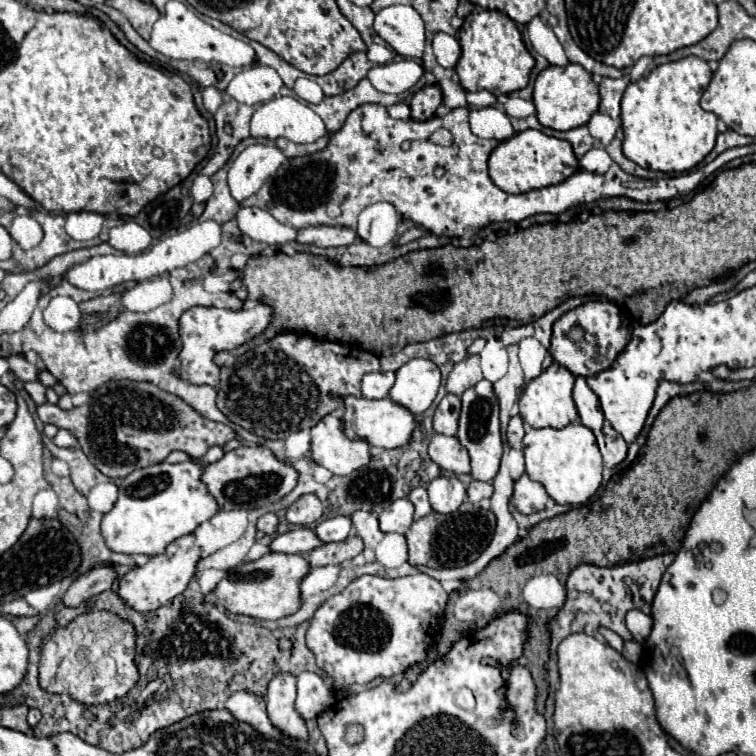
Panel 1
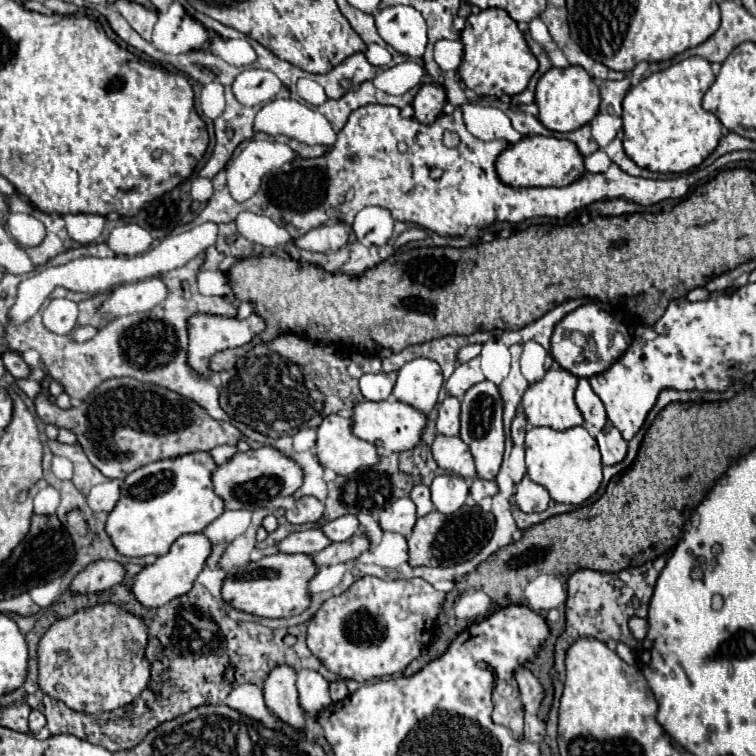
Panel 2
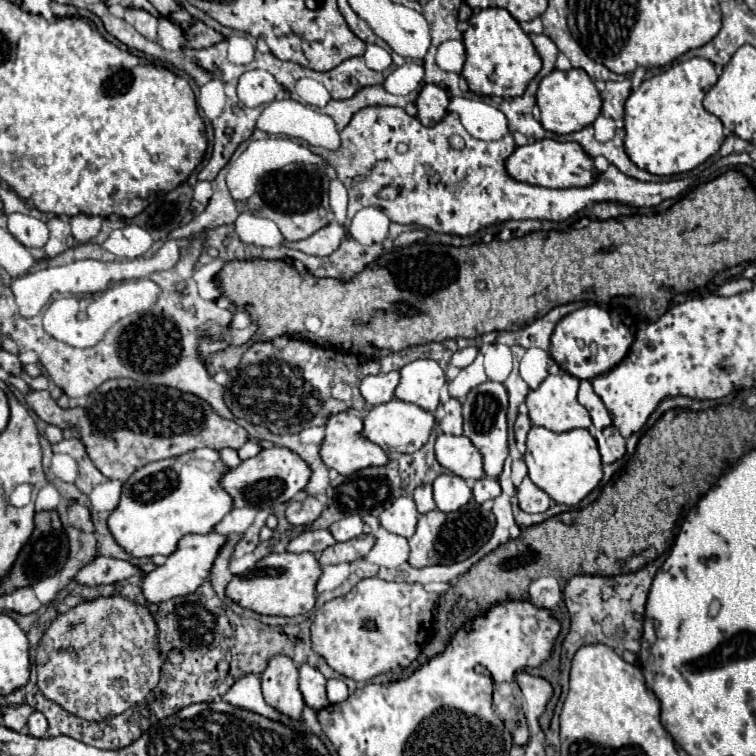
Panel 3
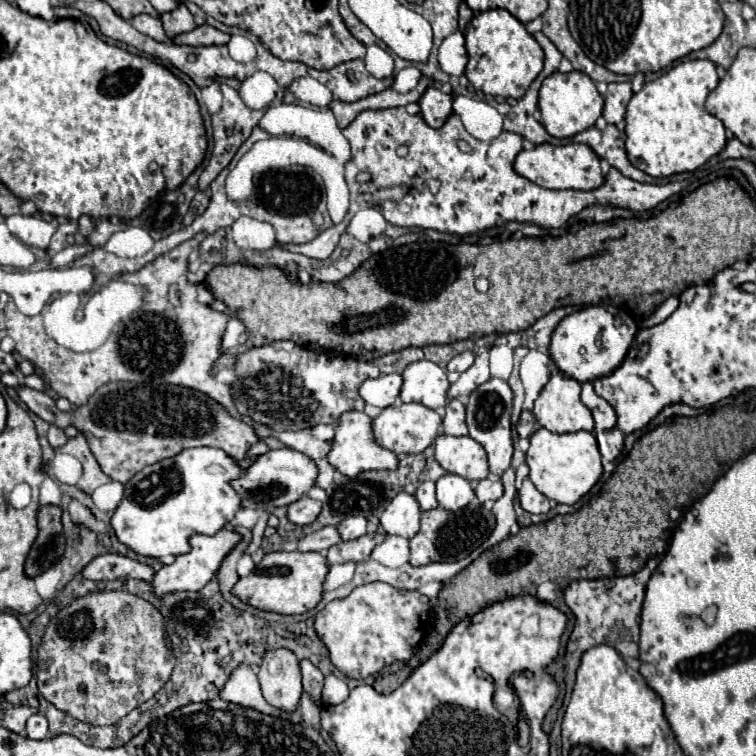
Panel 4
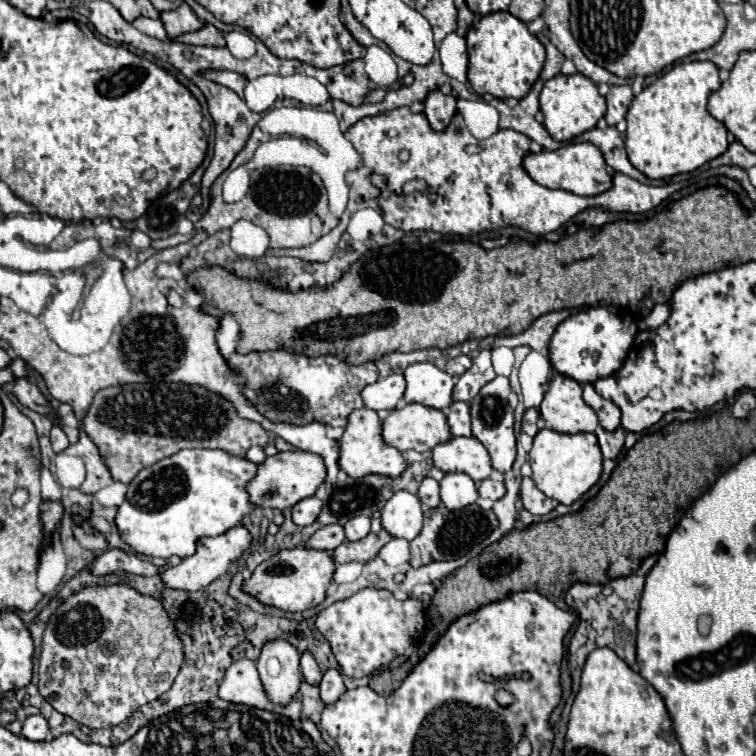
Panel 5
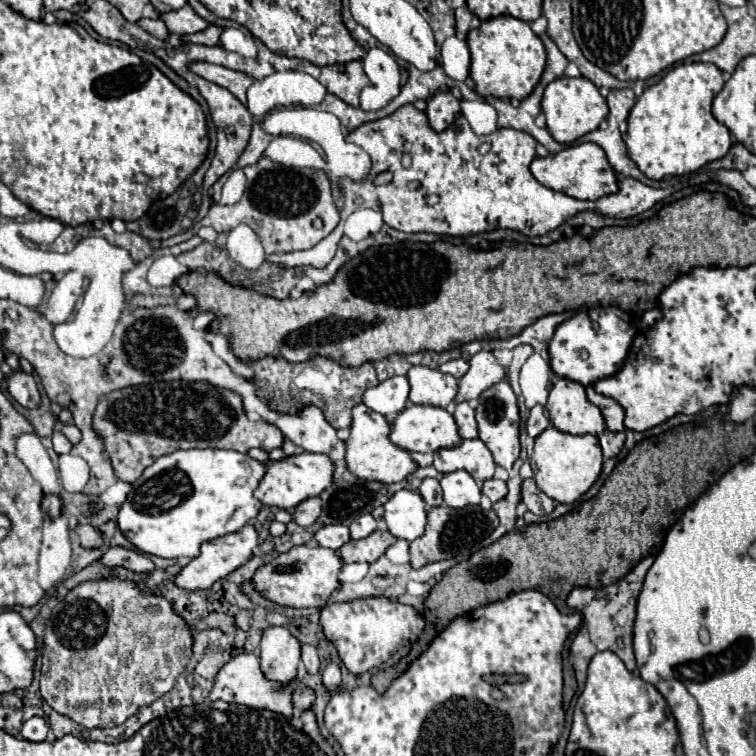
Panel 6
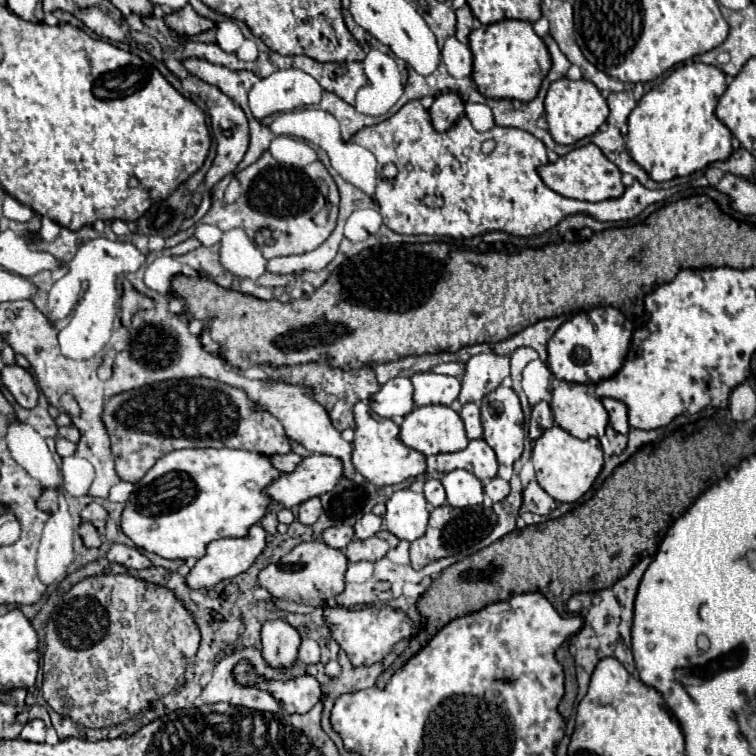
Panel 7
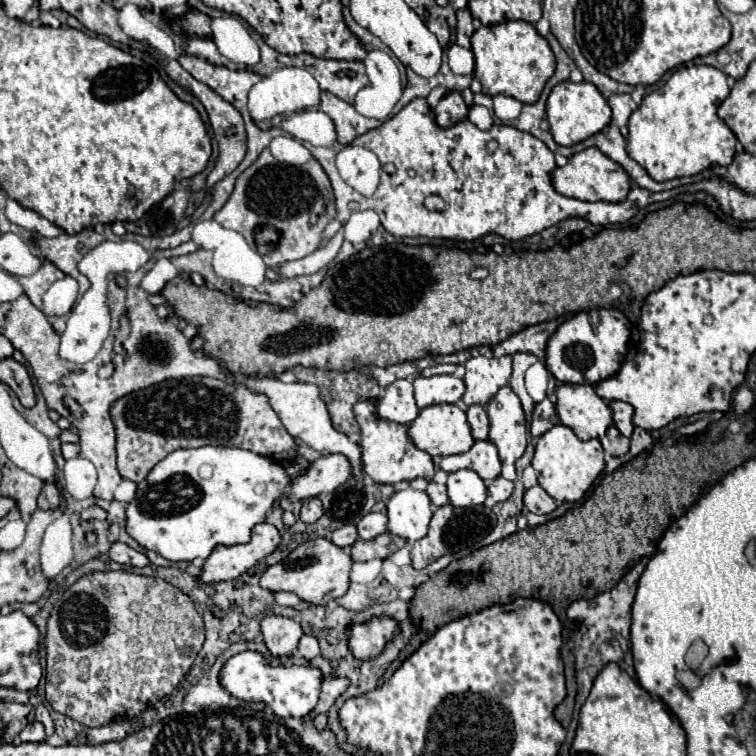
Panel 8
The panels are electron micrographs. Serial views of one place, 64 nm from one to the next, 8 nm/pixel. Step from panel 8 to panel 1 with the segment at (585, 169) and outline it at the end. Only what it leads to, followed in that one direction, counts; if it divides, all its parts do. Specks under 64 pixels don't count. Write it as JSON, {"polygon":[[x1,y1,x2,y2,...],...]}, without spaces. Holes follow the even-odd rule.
{"polygon":[[524,130,516,134,512,140,504,140,494,148,488,160,488,168,490,178,494,180,496,186,500,186,504,192,520,194,534,188,564,182,566,178,578,172,578,158,572,152,572,144,568,144,568,140,558,140,538,130]]}

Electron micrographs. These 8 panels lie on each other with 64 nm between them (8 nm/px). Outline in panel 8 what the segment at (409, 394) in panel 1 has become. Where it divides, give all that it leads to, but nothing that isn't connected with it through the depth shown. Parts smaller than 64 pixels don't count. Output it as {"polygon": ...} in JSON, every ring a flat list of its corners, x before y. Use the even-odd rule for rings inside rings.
{"polygon":[[452,374,432,376,432,378,416,378,414,380,414,396,418,408,426,408,432,404,454,404,466,392,466,384,462,378]]}

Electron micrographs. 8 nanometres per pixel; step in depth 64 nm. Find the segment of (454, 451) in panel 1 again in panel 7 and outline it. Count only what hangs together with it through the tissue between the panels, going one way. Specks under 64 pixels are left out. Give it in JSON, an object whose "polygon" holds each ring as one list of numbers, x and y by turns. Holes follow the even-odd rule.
{"polygon":[[470,440,468,448,452,454,438,454,438,472,452,472,452,470,468,470,480,480,492,480,498,474,498,460,496,452,488,446,486,440]]}

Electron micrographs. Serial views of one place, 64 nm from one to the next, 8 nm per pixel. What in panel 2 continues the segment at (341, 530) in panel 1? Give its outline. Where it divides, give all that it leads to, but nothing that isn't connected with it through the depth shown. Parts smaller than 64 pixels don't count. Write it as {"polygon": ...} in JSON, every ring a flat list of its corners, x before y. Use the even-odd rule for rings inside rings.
{"polygon":[[342,516,340,520,332,520,332,524,324,524,322,532,332,540,332,542,344,542,352,538,360,530,360,522,356,516]]}

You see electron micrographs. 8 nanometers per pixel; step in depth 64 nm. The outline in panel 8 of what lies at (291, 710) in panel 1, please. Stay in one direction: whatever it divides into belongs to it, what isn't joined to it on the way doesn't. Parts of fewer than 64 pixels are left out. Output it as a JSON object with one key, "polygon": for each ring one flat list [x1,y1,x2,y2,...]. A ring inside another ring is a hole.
{"polygon":[[268,614,262,620,262,636,268,650,274,656,288,656,294,652,302,636,302,628,292,618,286,618,280,614]]}

